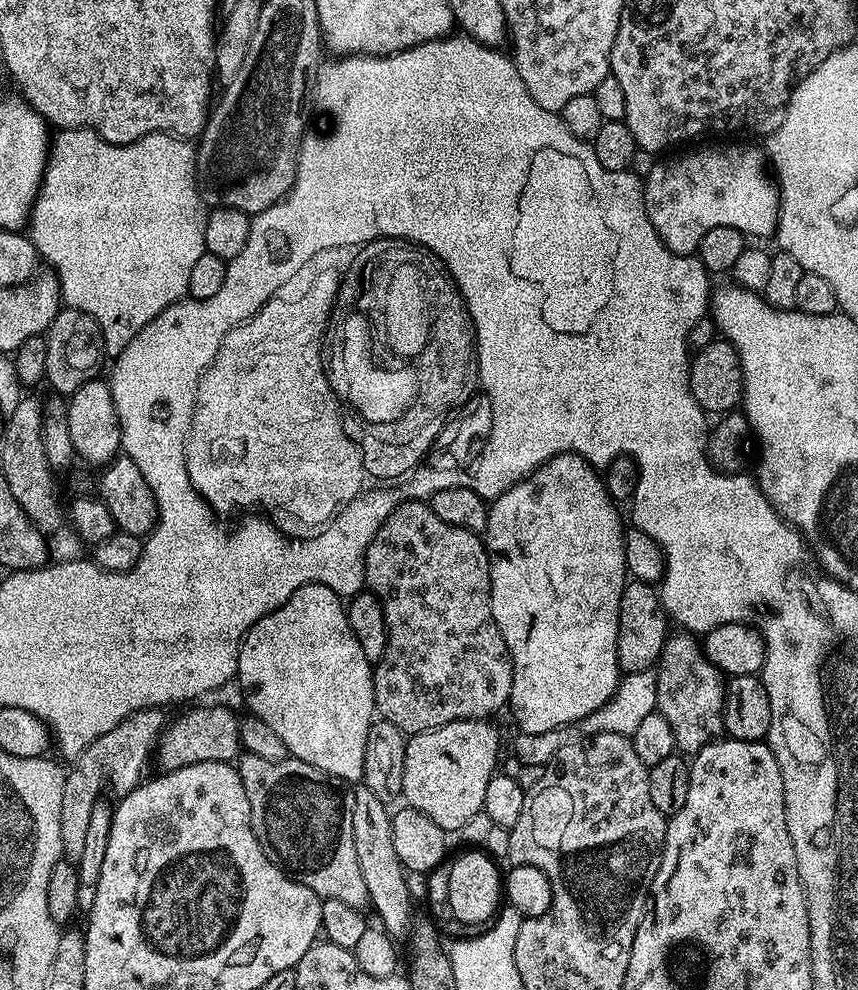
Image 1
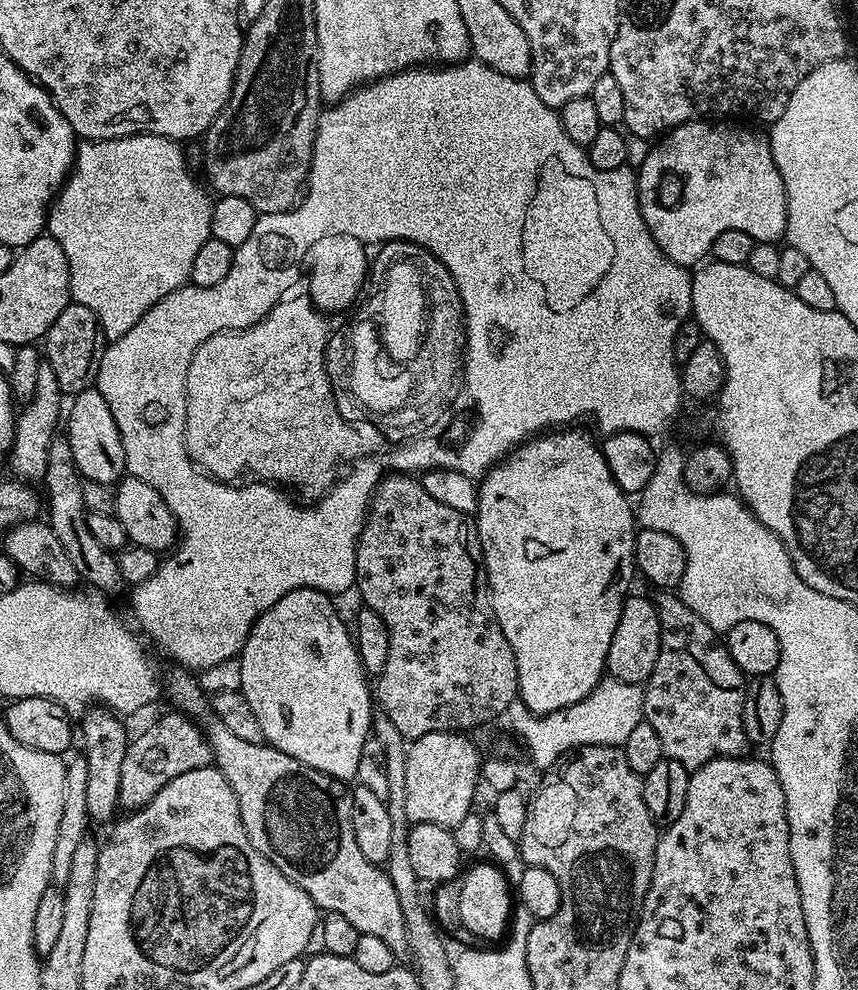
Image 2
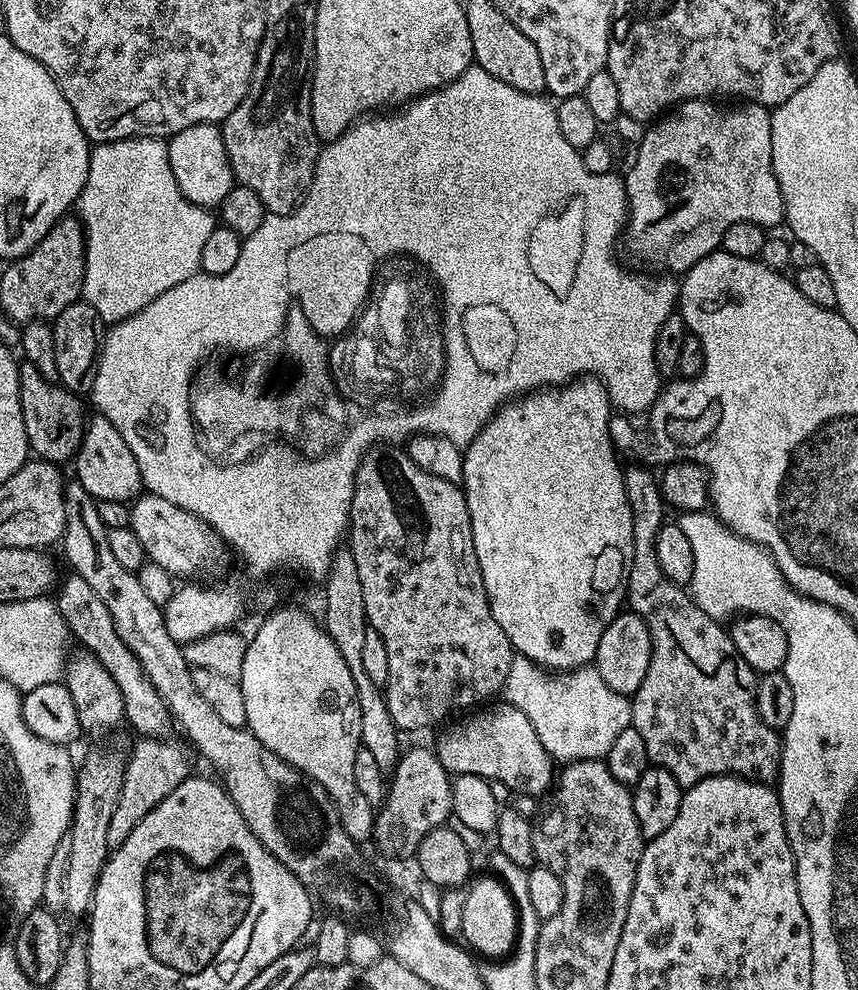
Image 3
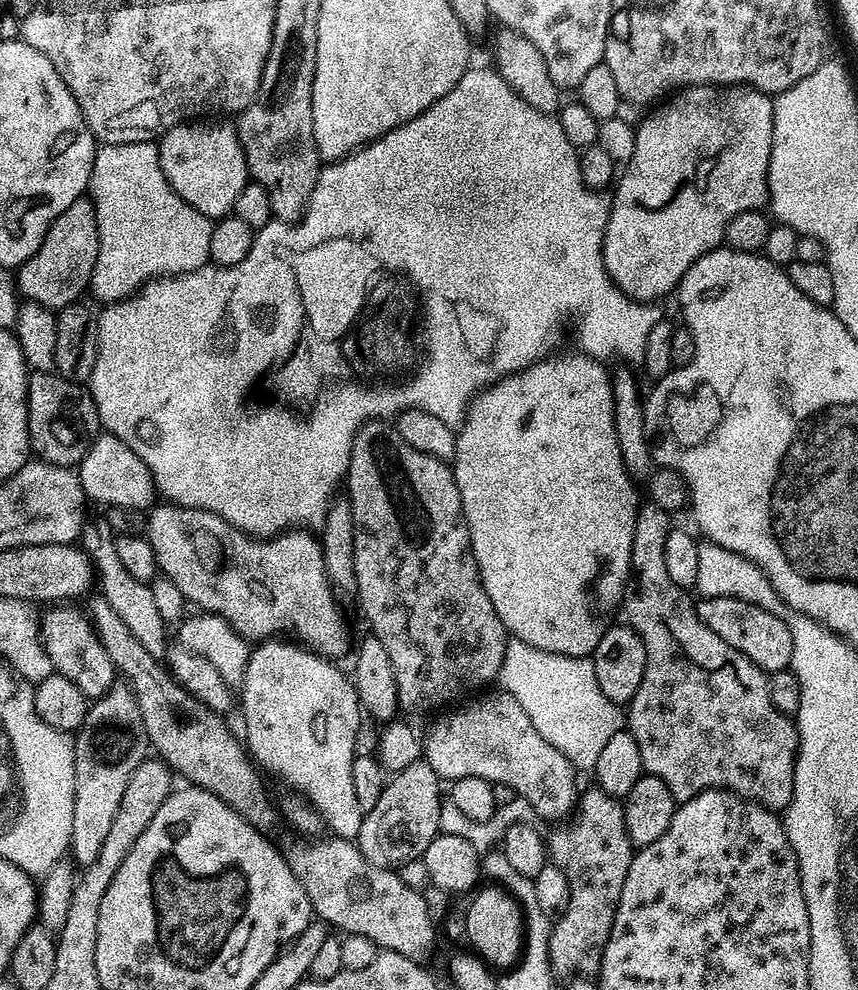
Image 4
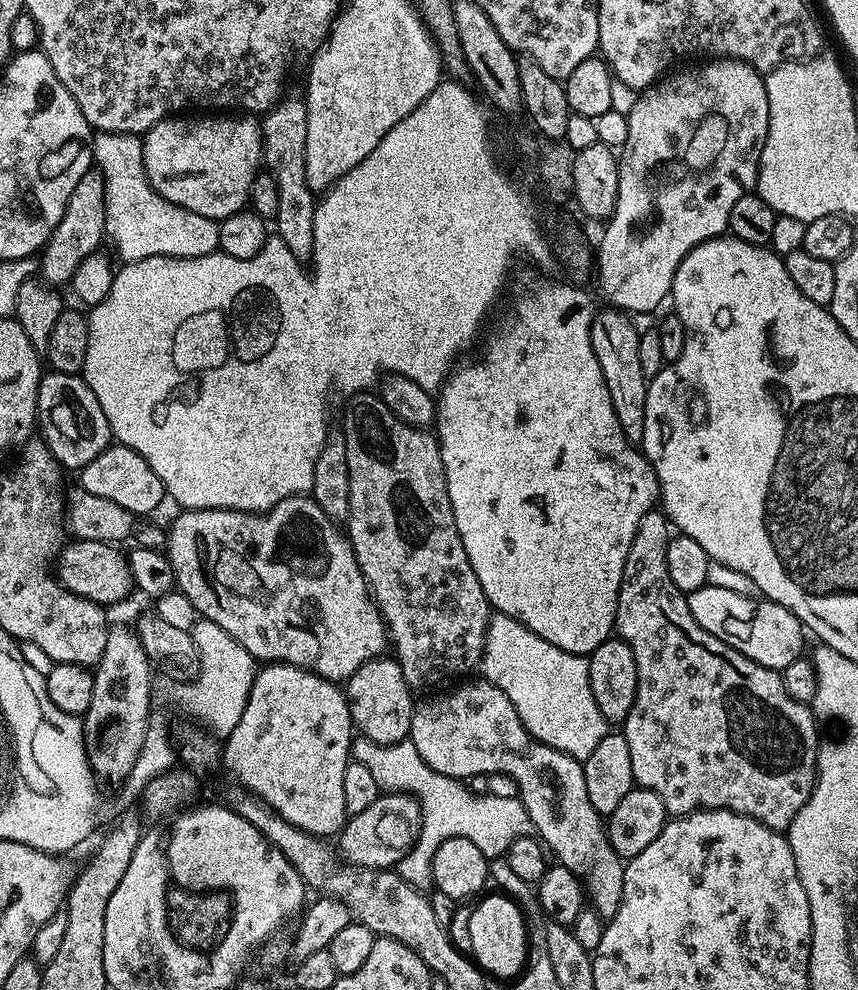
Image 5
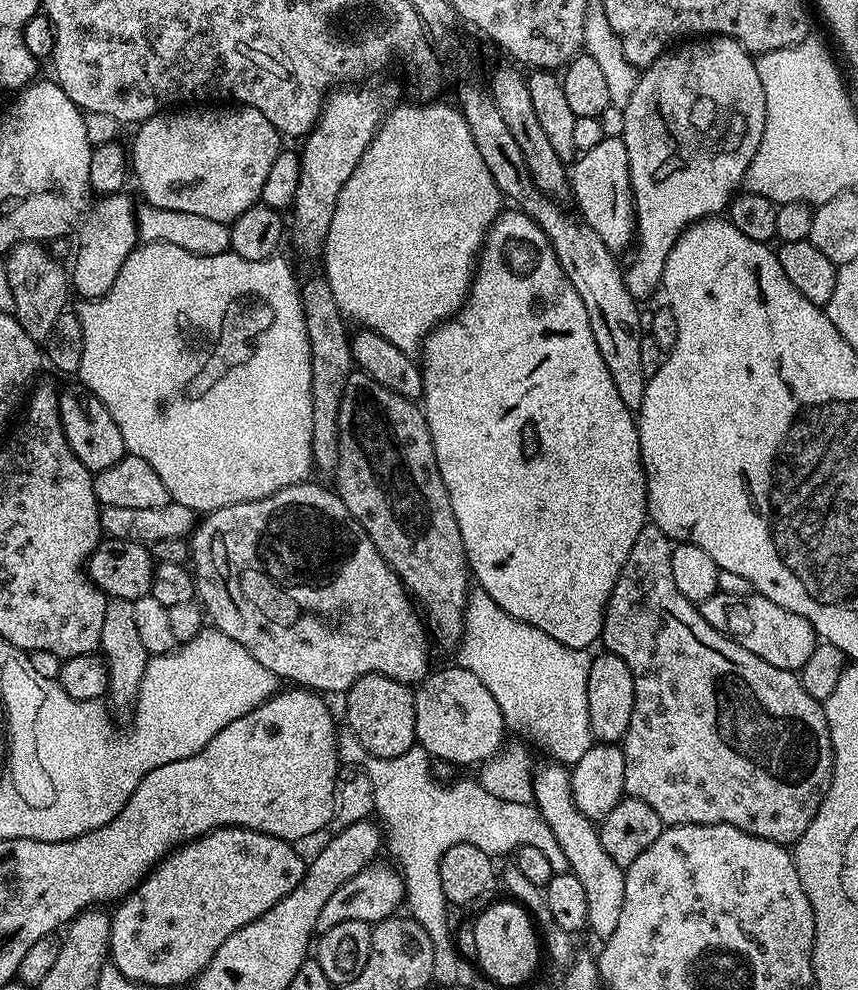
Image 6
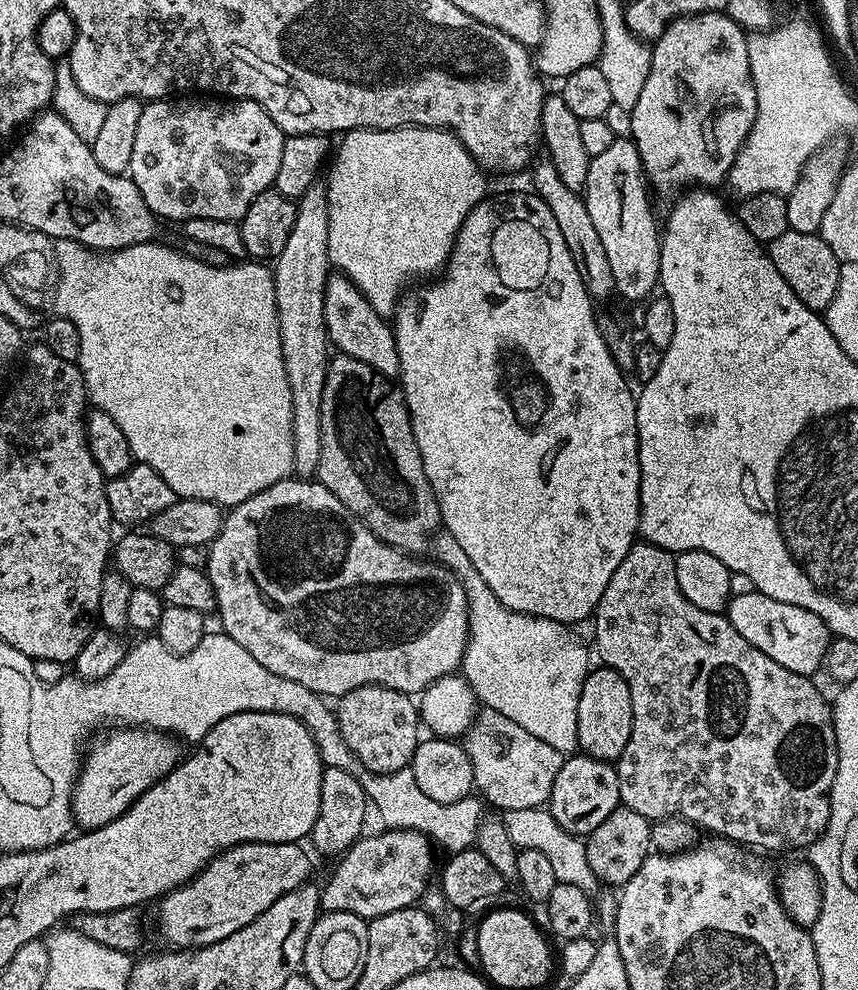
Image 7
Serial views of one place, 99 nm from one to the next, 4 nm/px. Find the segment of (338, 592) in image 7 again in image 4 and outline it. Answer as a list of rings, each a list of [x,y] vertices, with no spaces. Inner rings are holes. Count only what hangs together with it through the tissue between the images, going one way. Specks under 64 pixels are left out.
[[[160,502],[147,513],[146,538],[154,550],[157,569],[159,569],[167,579],[172,580],[174,586],[178,586],[178,590],[182,590],[185,601],[187,601],[189,605],[197,604],[197,606],[200,607],[197,609],[203,610],[205,613],[222,617],[224,621],[228,623],[239,636],[244,637],[245,640],[249,642],[263,642],[283,634],[288,638],[295,637],[303,647],[325,658],[337,658],[336,656],[342,655],[343,652],[347,650],[348,624],[344,621],[343,610],[340,609],[340,605],[342,604],[336,592],[333,591],[331,582],[328,580],[326,566],[323,562],[321,541],[317,539],[311,531],[285,530],[275,536],[257,538],[248,535],[247,532],[241,532],[240,529],[235,528],[230,522],[223,520],[218,514],[206,512],[203,508],[182,508],[180,505],[171,502]]]

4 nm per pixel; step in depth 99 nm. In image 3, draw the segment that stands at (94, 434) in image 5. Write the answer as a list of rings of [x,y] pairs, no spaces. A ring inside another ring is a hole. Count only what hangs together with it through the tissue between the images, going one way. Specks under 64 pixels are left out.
[[[27,362],[20,364],[20,405],[22,422],[26,426],[28,447],[39,459],[50,460],[63,465],[63,460],[71,461],[84,440],[86,415],[79,395],[61,388],[59,383],[46,380]]]

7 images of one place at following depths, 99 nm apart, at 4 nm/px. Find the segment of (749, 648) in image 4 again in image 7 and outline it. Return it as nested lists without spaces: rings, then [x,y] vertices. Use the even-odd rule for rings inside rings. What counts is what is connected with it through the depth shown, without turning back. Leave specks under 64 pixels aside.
[[[753,590],[750,594],[733,596],[728,602],[726,615],[734,630],[738,630],[750,646],[758,646],[758,650],[774,658],[778,666],[786,666],[786,670],[807,677],[811,677],[812,672],[821,671],[830,633],[818,614],[810,614],[810,610],[802,610],[802,606],[790,606],[790,602],[778,602],[778,598]]]

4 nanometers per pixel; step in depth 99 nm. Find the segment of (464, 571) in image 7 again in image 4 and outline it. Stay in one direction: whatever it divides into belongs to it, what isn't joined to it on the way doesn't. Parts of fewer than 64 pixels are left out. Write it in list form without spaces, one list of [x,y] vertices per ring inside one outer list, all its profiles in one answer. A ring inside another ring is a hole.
[[[512,638],[502,658],[498,684],[514,696],[538,734],[555,750],[560,750],[576,770],[595,769],[606,742],[626,724],[621,705],[610,702],[602,694],[594,674],[594,662],[586,656],[554,654]]]

